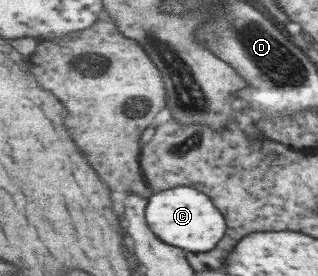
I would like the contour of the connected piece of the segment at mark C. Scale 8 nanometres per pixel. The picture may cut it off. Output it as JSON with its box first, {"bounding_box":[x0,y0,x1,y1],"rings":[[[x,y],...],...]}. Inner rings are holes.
{"bounding_box":[147,185,227,253],"rings":[[[179,185],[158,190],[149,198],[147,220],[152,231],[163,239],[164,243],[192,253],[209,252],[223,239],[227,231],[224,219],[222,219],[223,215],[212,203],[210,197],[192,186]]]}

